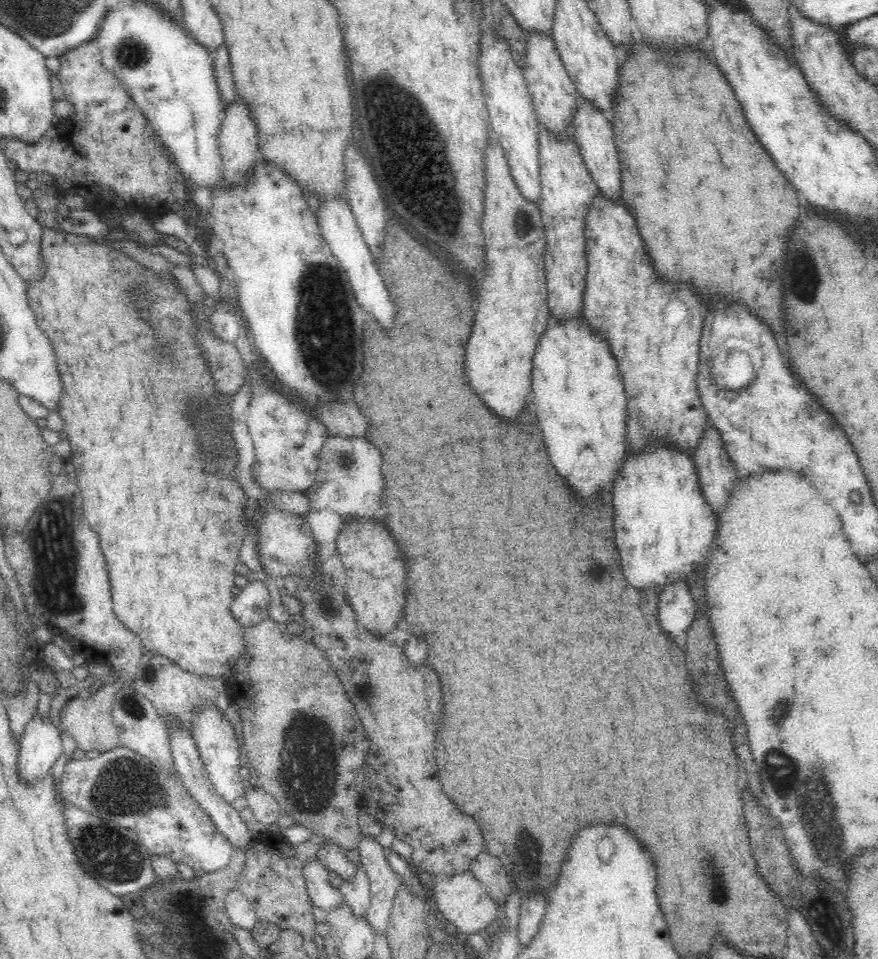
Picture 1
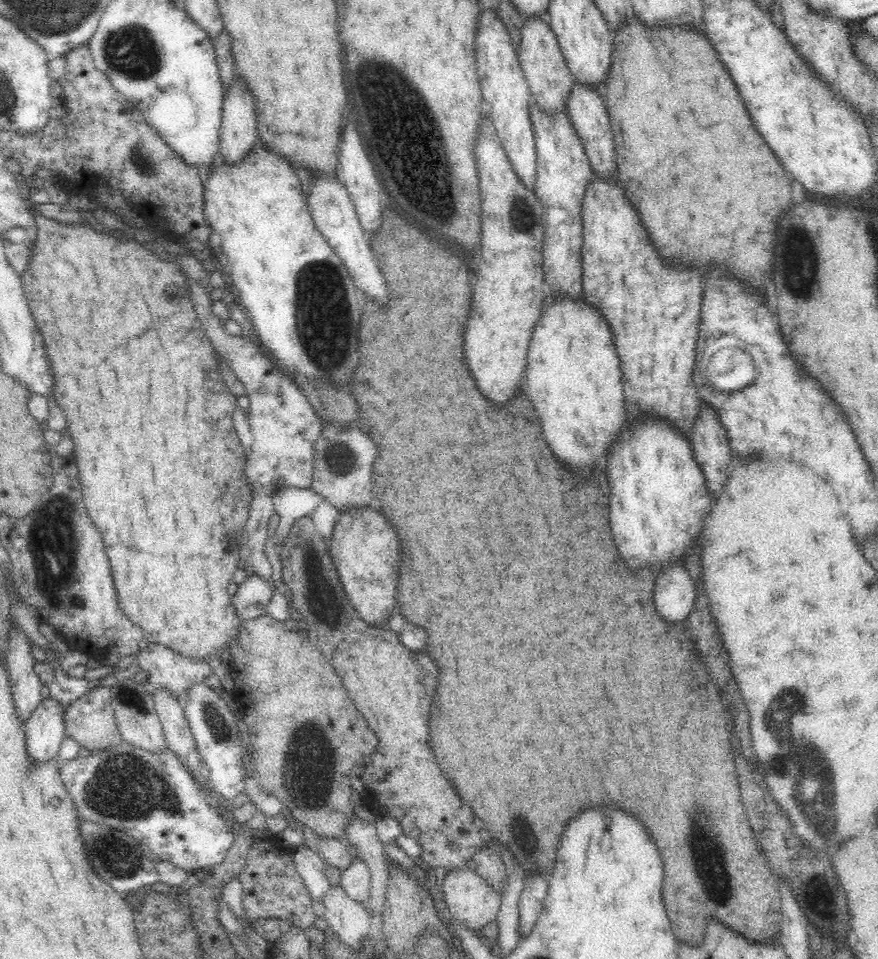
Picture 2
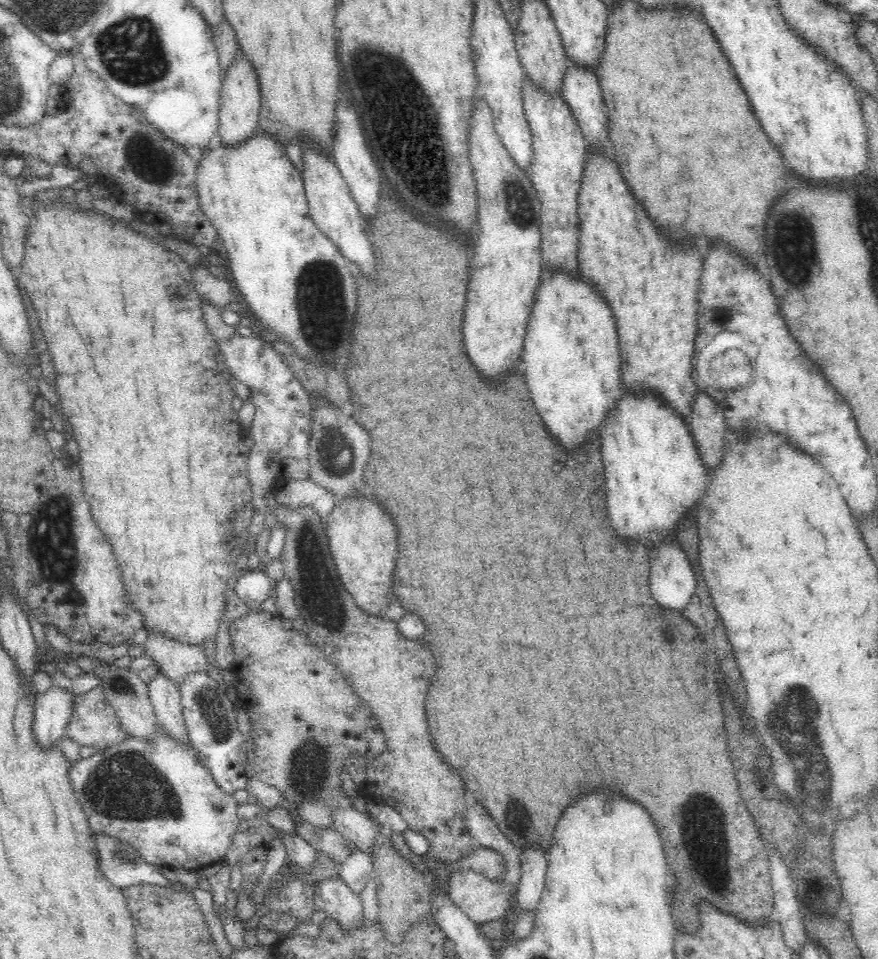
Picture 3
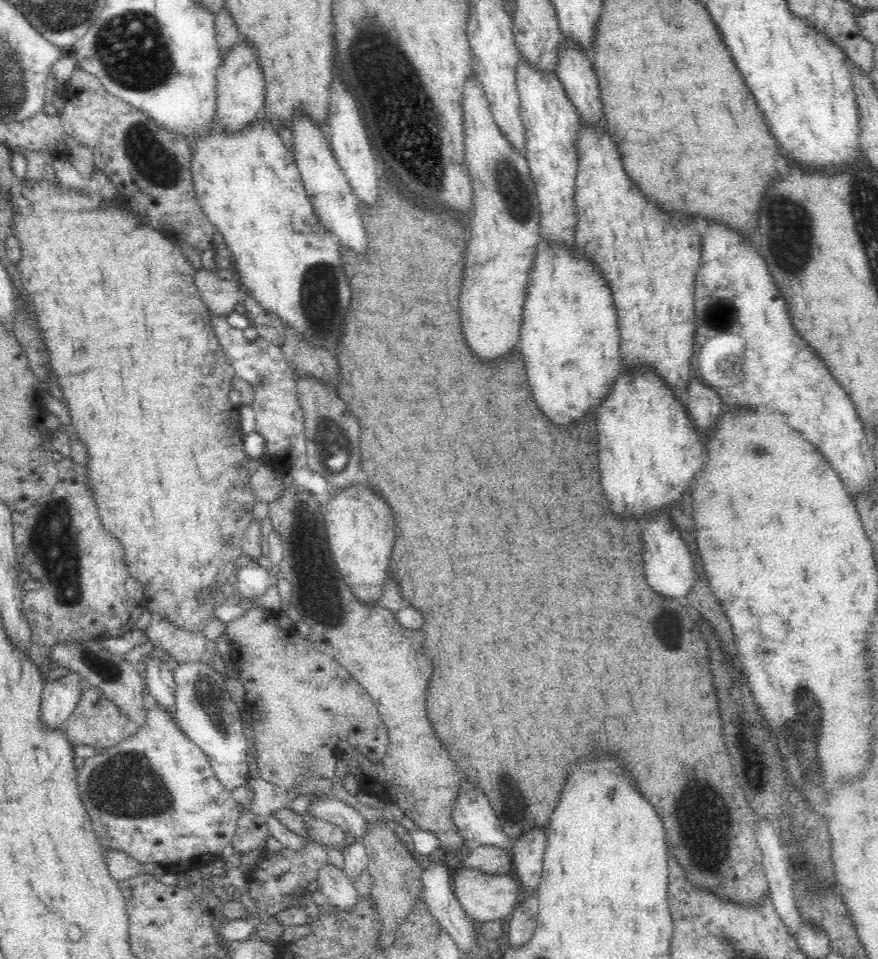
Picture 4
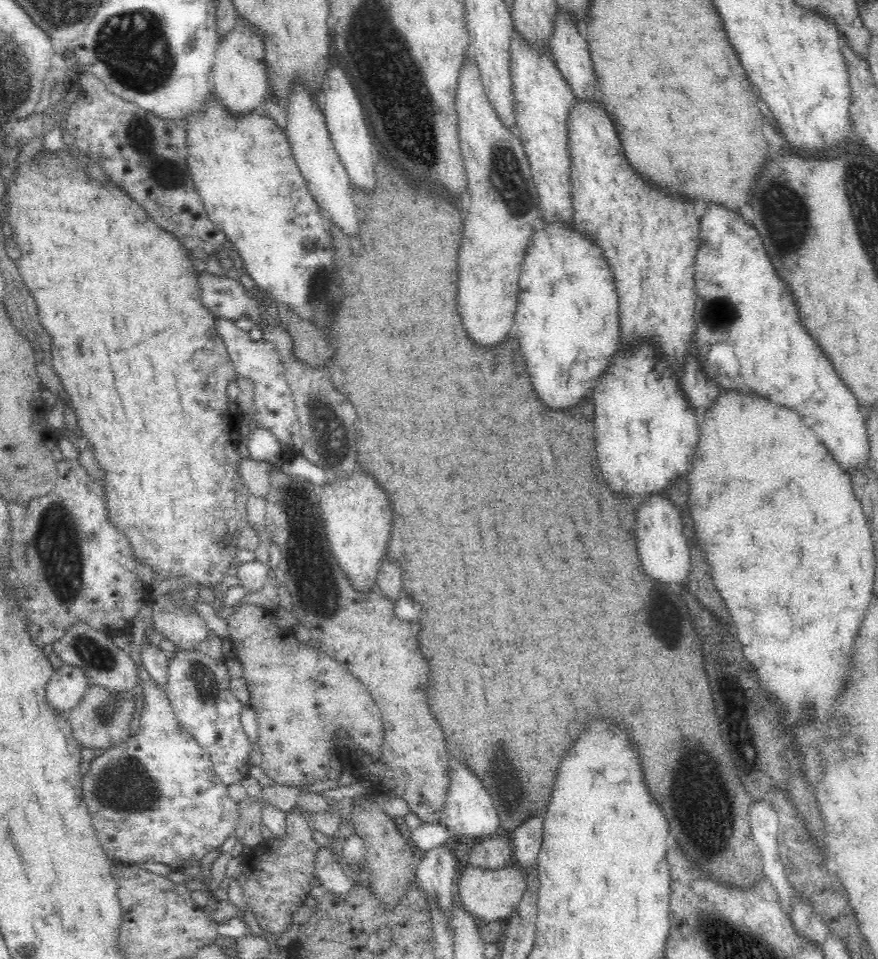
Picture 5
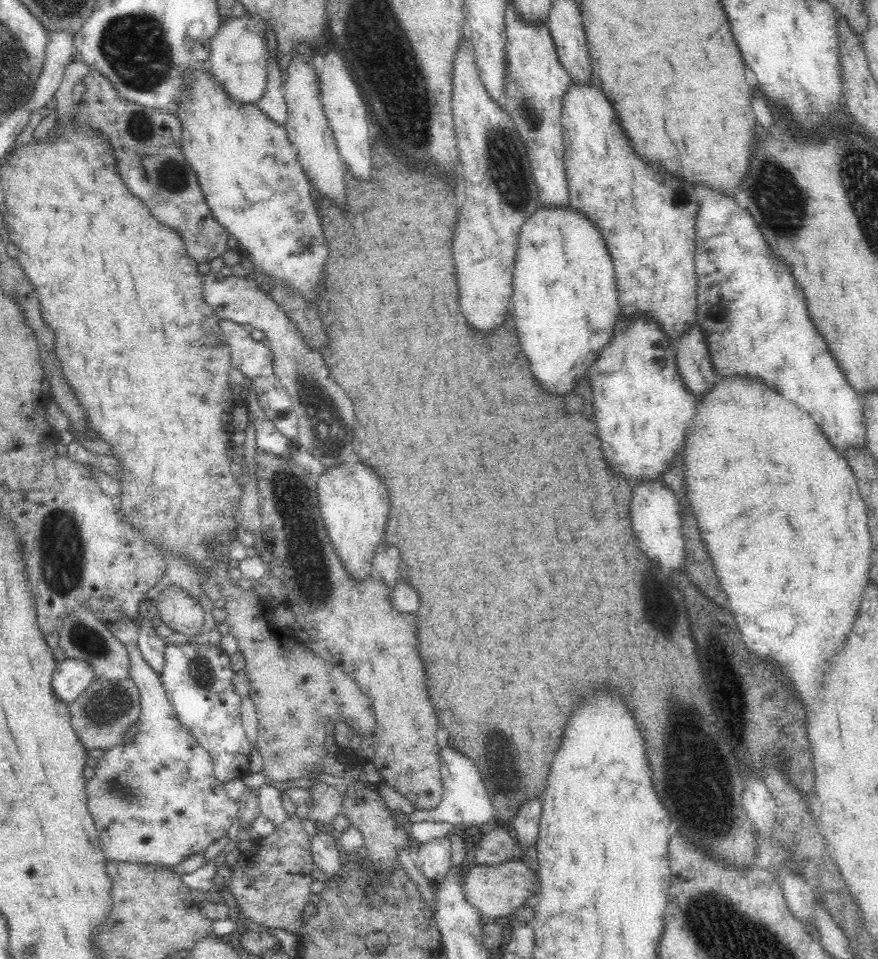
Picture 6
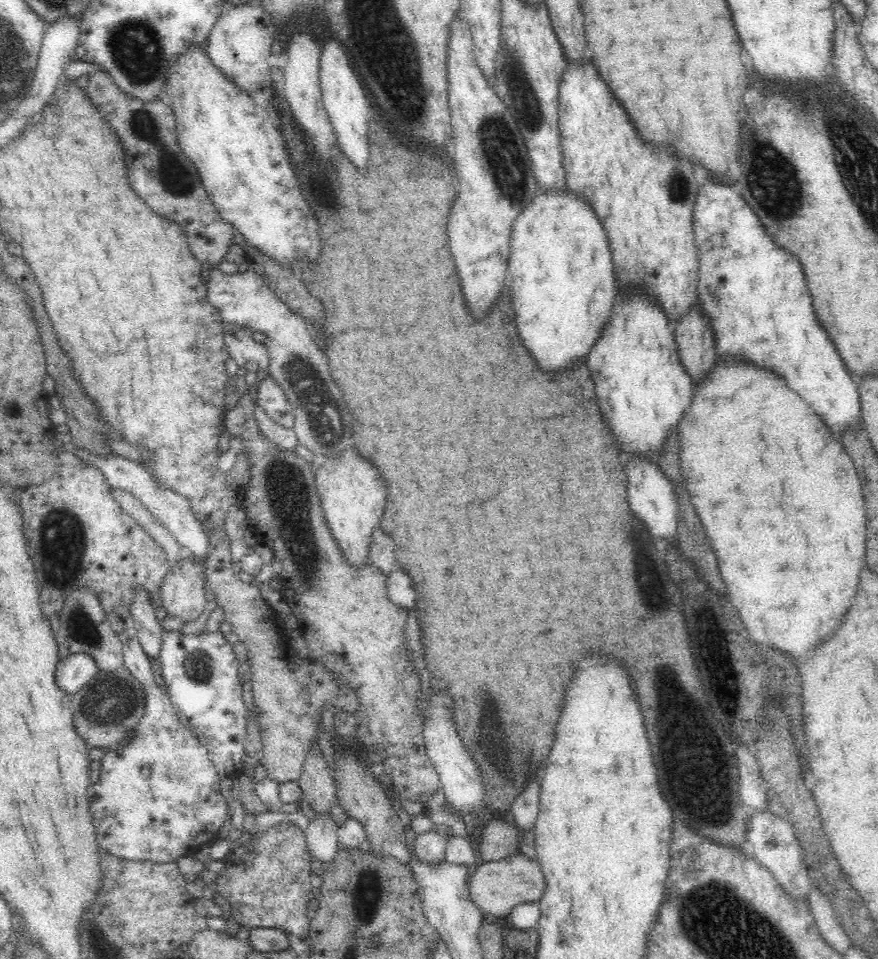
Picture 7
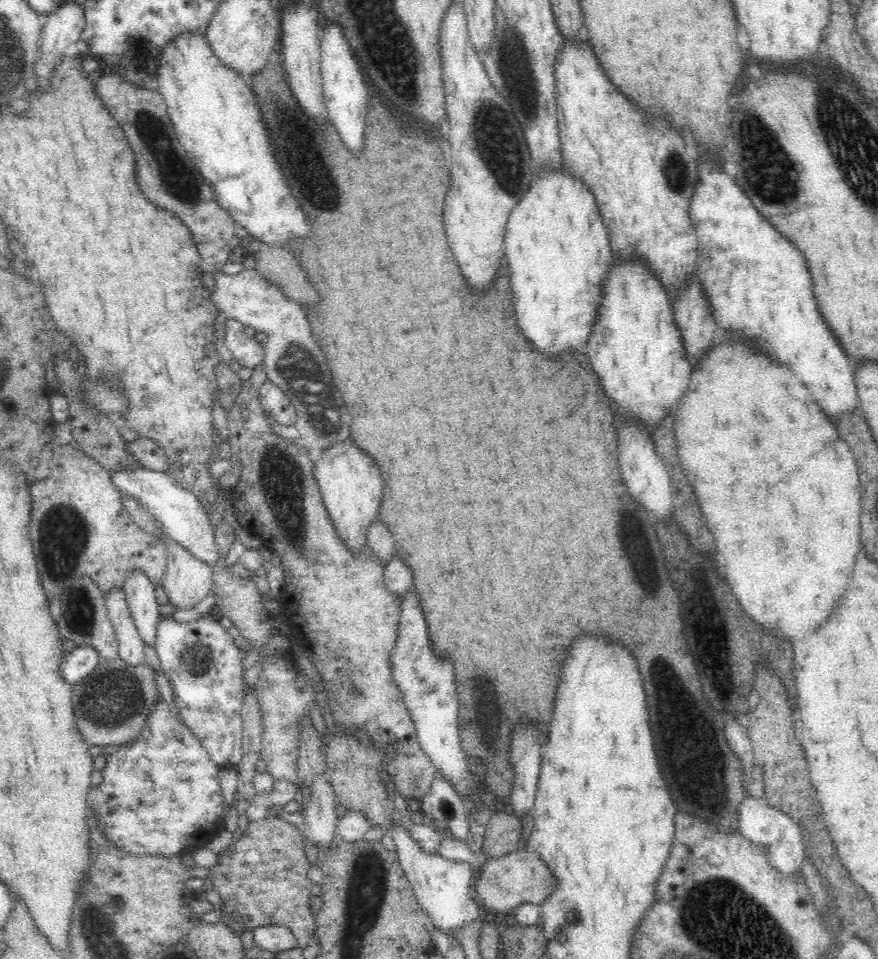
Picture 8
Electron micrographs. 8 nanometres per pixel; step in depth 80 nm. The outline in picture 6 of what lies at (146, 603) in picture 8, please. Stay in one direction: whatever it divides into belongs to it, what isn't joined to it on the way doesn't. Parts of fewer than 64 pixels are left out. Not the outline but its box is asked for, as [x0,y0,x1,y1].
[137,620,166,678]

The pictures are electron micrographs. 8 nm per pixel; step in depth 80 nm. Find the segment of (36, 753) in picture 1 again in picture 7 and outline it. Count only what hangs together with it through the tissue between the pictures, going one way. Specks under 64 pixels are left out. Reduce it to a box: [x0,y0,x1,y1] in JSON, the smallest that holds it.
[56,654,97,694]

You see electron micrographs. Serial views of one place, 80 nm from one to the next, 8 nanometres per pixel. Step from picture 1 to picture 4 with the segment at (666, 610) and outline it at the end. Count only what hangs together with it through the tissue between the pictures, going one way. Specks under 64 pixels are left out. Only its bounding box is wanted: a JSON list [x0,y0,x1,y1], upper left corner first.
[642,513,694,600]

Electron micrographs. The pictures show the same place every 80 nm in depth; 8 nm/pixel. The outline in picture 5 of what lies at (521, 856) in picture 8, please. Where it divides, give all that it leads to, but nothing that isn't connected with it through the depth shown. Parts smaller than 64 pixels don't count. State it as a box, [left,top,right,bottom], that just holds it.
[455,863,526,921]

